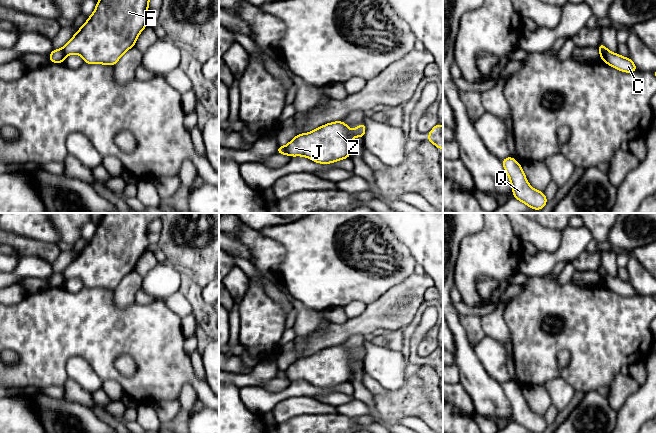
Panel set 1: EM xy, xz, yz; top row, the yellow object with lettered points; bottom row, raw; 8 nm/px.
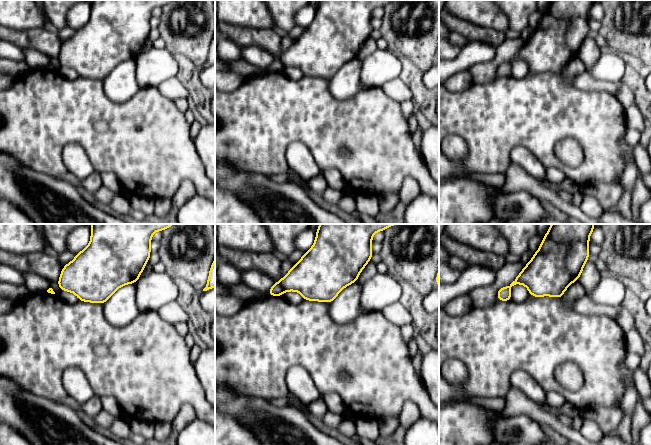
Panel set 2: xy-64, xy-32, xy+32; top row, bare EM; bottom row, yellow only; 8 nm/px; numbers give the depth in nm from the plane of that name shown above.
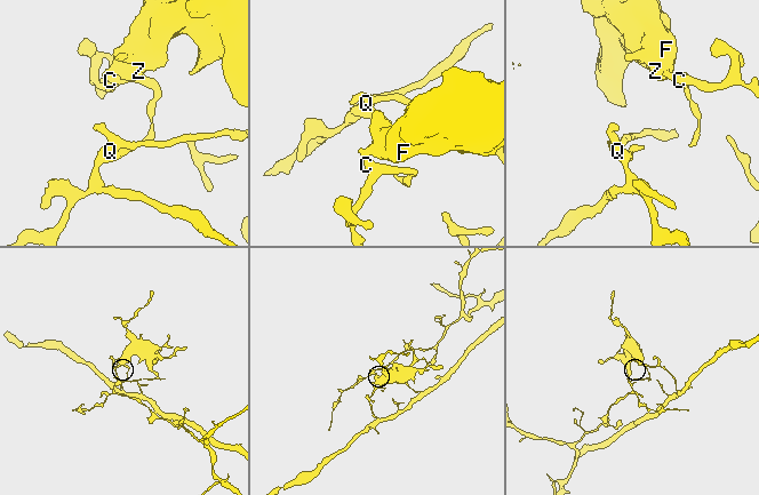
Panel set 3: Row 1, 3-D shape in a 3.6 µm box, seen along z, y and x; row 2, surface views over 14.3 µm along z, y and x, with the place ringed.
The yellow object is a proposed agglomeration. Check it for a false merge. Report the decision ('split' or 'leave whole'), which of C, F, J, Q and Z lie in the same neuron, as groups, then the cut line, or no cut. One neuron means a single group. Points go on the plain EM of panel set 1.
split; C Q / F J Z; cut in yz along (607, 274), (600, 278)

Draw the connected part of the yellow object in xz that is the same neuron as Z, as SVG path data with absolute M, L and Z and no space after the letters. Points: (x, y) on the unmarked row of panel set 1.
M335 345L310 357L298 358L285 370L285 374L290 381L305 380L320 388L334 387L349 382L352 375L351 363L363 363L365 356L365 347L351 356L343 345Z

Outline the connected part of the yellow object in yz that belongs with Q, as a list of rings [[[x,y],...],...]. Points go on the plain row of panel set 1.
[[[512,380],[501,385],[510,403],[514,422],[532,433],[543,433],[548,424],[544,416],[530,410],[521,389]]]

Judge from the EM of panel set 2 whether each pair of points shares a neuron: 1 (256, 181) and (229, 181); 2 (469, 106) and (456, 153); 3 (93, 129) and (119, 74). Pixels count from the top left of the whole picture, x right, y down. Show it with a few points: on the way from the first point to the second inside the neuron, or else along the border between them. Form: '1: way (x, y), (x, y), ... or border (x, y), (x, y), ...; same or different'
1: way (249, 181), (236, 181); same
2: border (449, 134), (466, 144), (460, 160); different
3: border (102, 80), (111, 100), (132, 97); different

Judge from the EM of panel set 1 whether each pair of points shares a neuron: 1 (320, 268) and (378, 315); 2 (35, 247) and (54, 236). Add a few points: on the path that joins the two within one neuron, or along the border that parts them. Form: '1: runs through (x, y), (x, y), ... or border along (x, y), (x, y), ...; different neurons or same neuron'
1: border along (386, 291), (367, 305); different neurons
2: border along (22, 236), (56, 244); different neurons

